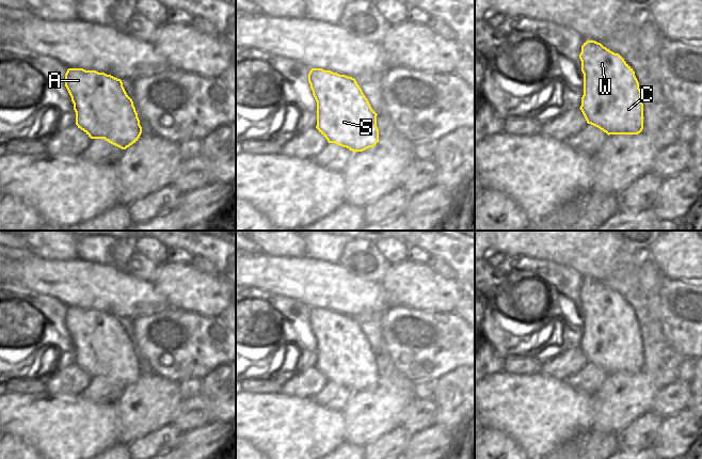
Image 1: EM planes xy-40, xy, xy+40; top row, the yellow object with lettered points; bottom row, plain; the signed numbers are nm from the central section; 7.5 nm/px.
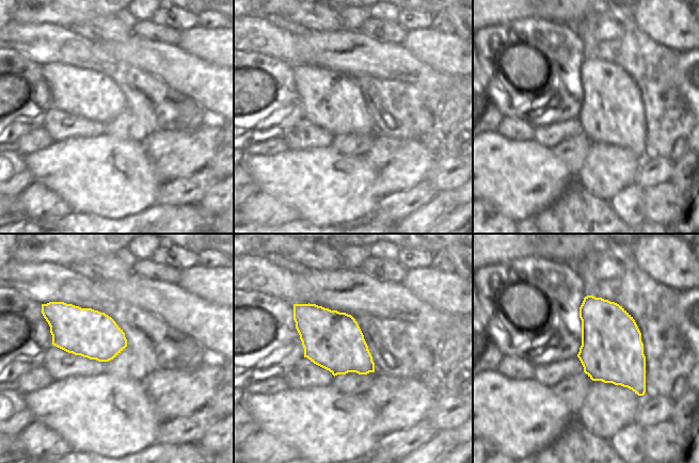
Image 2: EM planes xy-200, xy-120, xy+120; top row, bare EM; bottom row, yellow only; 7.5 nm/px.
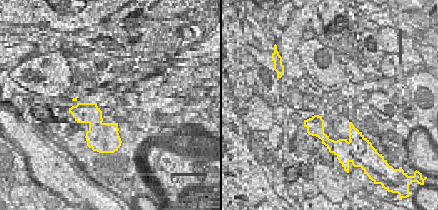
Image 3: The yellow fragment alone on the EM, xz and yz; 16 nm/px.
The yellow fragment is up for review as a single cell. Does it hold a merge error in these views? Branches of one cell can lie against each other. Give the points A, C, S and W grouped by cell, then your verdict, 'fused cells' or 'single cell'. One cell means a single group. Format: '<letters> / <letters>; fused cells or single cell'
A C S W; single cell

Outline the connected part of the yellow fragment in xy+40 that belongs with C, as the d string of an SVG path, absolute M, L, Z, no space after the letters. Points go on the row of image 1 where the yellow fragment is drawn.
M587 41L579 54L584 74L580 110L588 124L609 134L638 134L643 129L643 104L633 68L619 54L601 43Z

